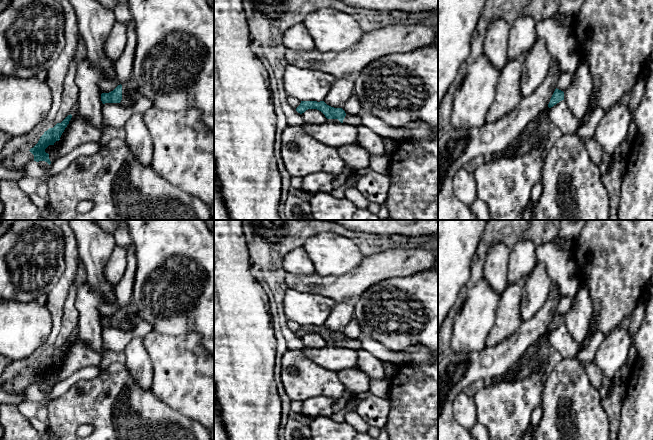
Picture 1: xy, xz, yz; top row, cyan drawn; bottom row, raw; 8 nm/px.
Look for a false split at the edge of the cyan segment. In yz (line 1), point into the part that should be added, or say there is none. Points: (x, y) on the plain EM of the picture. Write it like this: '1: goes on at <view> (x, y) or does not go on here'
1: does not go on here

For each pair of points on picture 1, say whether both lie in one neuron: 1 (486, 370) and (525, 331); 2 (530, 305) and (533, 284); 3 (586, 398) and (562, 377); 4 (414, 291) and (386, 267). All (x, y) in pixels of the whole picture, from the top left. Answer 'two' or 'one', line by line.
1: one
2: one
3: one
4: two

